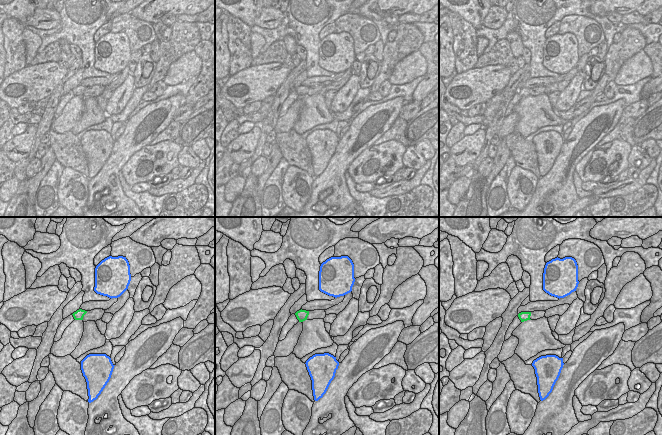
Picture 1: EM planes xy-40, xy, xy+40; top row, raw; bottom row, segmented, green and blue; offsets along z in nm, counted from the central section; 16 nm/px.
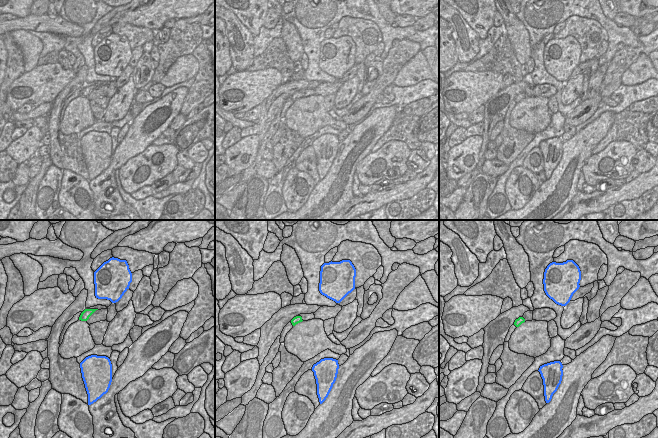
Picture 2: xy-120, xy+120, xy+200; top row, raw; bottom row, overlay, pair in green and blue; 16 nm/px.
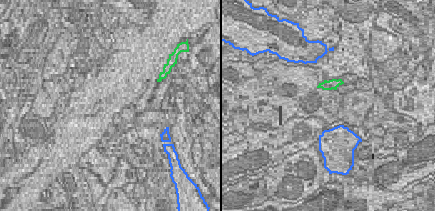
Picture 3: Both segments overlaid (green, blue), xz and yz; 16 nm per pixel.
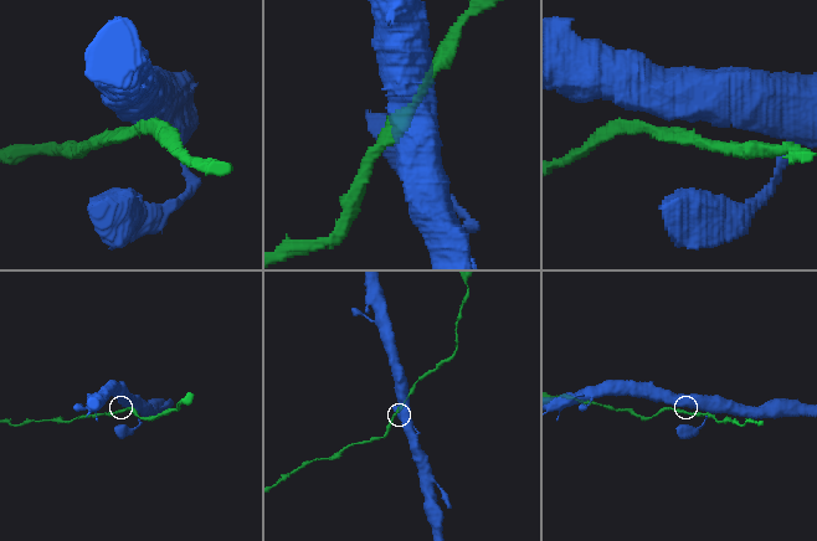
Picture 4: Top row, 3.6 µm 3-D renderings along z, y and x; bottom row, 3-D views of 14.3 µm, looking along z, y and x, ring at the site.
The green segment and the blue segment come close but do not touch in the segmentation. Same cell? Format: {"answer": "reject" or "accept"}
{"answer": "reject"}

